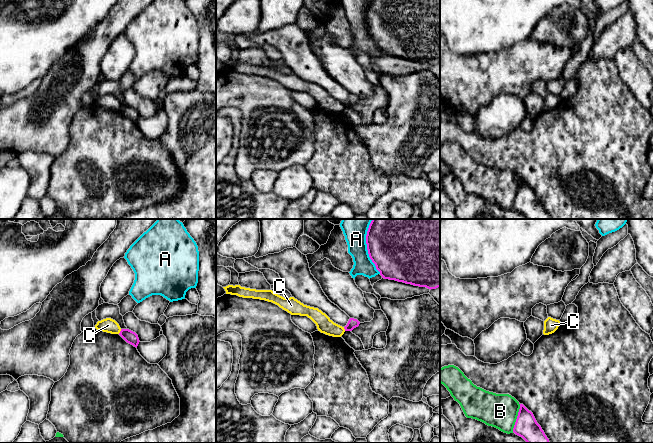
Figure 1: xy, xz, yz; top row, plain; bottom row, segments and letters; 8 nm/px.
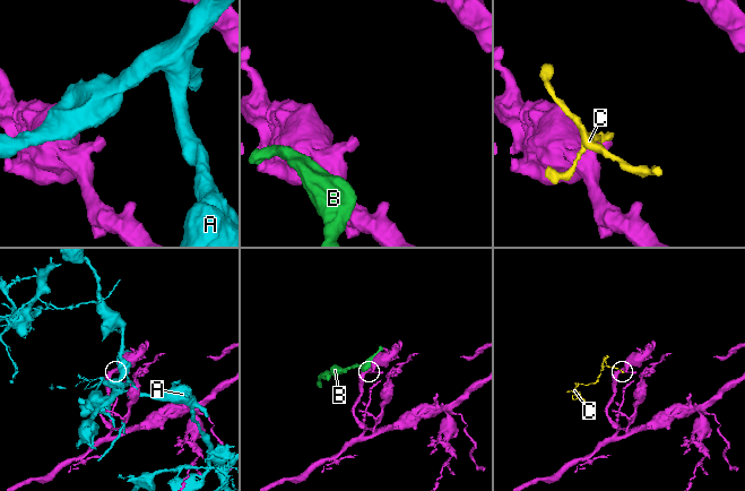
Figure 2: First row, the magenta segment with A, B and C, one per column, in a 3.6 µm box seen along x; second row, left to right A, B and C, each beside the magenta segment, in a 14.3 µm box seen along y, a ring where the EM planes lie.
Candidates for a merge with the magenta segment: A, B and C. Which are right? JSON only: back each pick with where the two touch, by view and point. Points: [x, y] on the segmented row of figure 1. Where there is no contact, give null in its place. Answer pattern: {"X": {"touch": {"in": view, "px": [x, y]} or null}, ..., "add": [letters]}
{"add": []}

